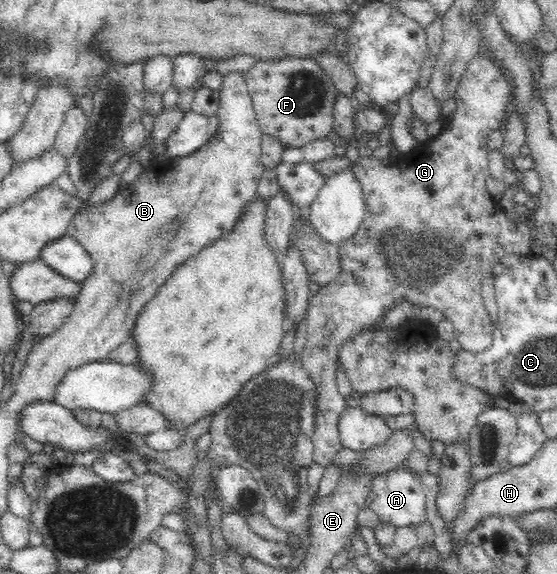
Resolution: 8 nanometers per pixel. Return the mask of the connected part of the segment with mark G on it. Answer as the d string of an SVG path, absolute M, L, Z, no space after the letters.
M481 53L466 67L466 71L462 76L454 97L457 107L453 115L444 120L442 129L437 136L430 137L423 144L417 144L409 154L402 155L395 163L381 163L369 154L363 153L362 157L352 164L355 177L361 184L365 198L364 218L362 218L362 222L360 222L360 226L358 226L356 232L352 232L350 236L338 242L338 276L336 276L332 282L322 286L316 294L311 294L309 297L309 306L304 322L308 336L300 357L302 370L306 371L306 376L310 377L310 382L314 383L313 462L317 463L319 466L325 468L330 465L332 456L343 447L339 437L338 423L342 412L344 412L344 409L350 404L349 400L345 399L340 394L337 387L336 370L338 370L338 366L340 365L338 358L340 347L342 343L350 338L350 336L354 336L355 333L360 332L360 330L368 326L380 323L383 316L386 316L387 309L392 305L407 301L408 303L412 303L416 308L426 306L436 308L436 310L439 310L443 314L443 318L452 322L455 330L455 339L461 344L462 350L478 354L479 352L485 351L493 343L495 327L492 325L492 322L490 322L490 316L488 316L483 297L481 296L481 281L487 275L492 274L494 266L501 262L501 258L504 254L518 254L520 256L531 255L531 243L533 242L530 235L530 226L525 223L525 218L513 225L512 221L502 212L502 209L499 209L496 200L488 193L486 187L486 177L489 176L488 155L490 153L487 138L493 130L499 129L500 126L502 126L501 122L506 115L505 109L507 105L511 103L511 97L511 85L507 78L505 78L504 73L500 72L500 68L498 68L498 65L496 65L492 59L484 53Z

